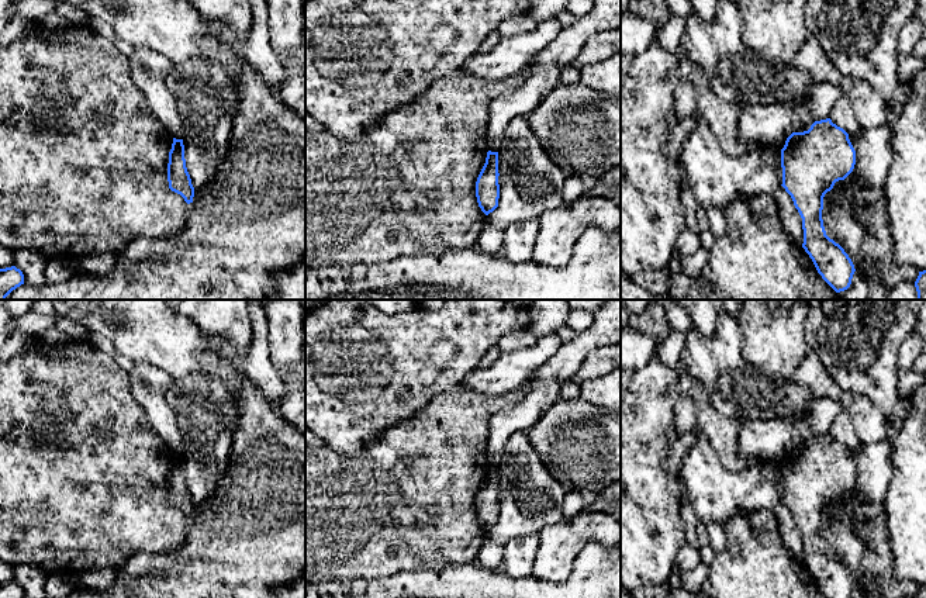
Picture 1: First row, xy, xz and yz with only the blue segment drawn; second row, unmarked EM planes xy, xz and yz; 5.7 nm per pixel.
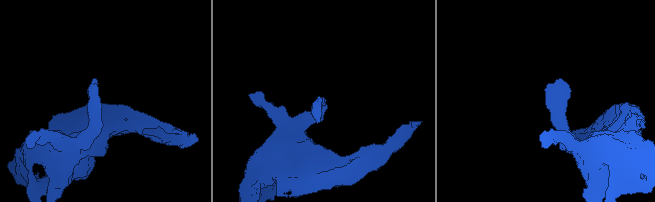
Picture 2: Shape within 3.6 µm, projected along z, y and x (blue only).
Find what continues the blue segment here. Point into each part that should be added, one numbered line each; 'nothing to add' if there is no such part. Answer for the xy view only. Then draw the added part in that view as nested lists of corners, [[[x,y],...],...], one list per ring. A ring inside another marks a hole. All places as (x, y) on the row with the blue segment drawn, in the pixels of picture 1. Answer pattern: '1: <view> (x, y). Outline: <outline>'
nothing to add

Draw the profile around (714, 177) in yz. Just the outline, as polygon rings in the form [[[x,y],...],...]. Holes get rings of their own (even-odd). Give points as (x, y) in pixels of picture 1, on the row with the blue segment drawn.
[[[699,118],[678,162],[698,205],[723,208],[740,197],[773,194],[782,184],[781,152],[773,146],[728,155]]]

